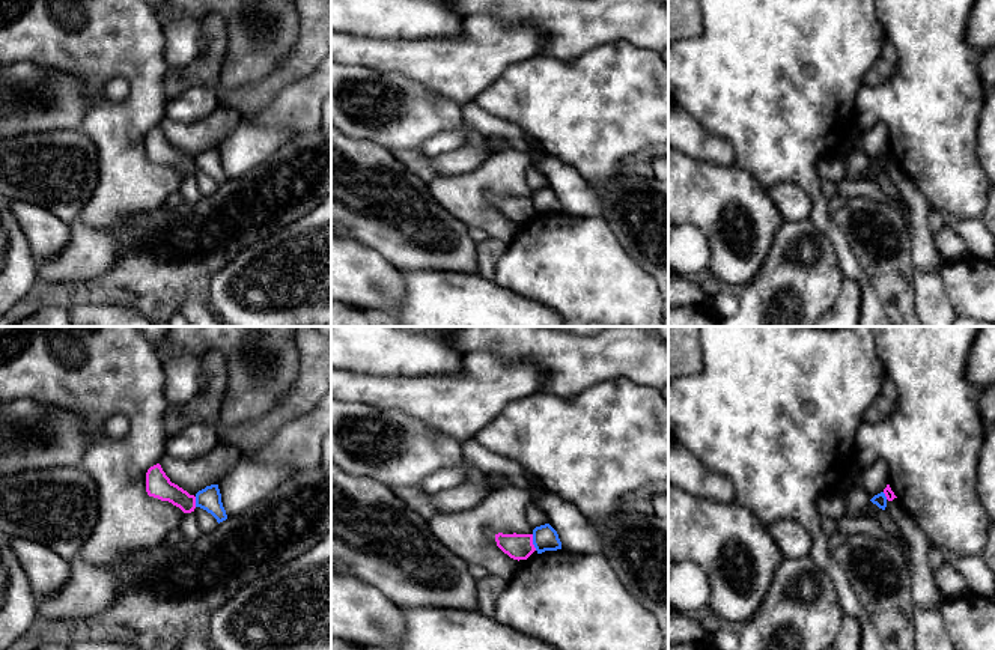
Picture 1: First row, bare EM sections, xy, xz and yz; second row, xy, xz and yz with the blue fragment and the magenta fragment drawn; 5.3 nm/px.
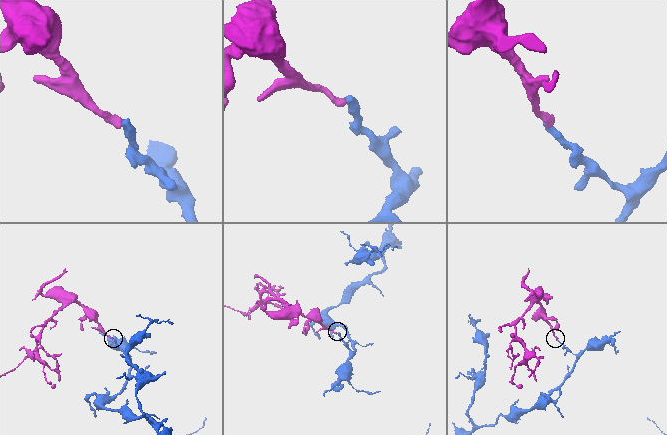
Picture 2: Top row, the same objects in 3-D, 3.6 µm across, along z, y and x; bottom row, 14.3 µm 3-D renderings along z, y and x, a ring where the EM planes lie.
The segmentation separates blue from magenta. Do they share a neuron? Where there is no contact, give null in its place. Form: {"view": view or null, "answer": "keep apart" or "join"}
{"view": "xz", "answer": "keep apart"}

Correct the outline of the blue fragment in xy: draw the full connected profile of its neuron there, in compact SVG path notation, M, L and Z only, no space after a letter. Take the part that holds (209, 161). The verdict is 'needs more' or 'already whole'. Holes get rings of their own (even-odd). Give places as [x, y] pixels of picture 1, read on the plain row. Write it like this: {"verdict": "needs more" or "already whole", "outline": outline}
{"verdict": "already whole", "outline": "M211 147L199 153L196 156L196 170L200 170L211 176L218 187L227 182L218 147Z"}

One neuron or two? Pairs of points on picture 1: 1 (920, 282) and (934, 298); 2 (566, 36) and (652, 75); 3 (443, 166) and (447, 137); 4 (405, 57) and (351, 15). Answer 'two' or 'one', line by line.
1: one
2: two
3: two
4: two

